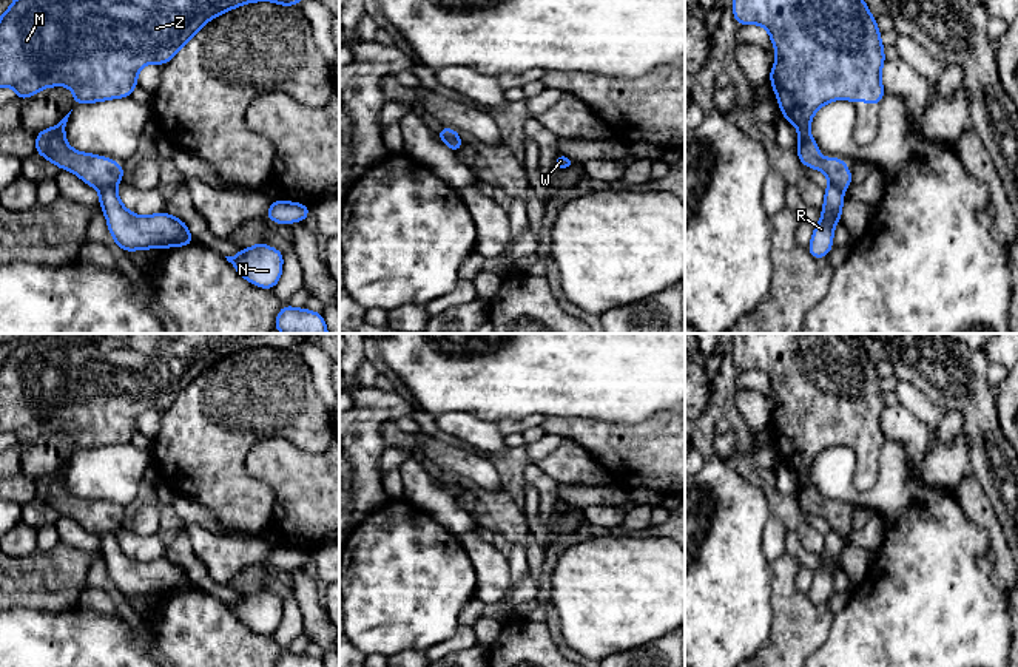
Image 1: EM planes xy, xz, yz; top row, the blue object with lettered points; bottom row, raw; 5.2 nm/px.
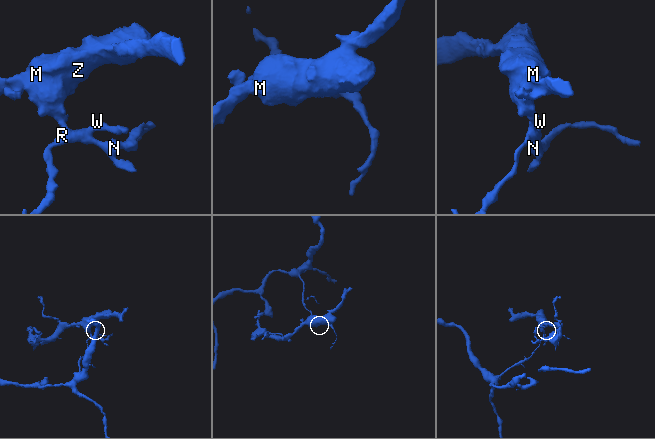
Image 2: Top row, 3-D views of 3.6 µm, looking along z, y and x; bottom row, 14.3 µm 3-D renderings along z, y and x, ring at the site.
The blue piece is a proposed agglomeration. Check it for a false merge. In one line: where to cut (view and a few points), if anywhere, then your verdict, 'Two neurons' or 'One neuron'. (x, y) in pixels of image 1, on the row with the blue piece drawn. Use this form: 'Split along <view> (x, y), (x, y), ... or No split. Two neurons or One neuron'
Split along xz (437, 132), (458, 139). Two neurons

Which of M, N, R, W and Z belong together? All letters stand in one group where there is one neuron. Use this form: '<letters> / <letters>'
M Z / N R W

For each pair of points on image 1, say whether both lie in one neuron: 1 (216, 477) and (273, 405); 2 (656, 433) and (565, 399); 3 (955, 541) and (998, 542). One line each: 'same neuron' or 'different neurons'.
1: same neuron
2: different neurons
3: different neurons

